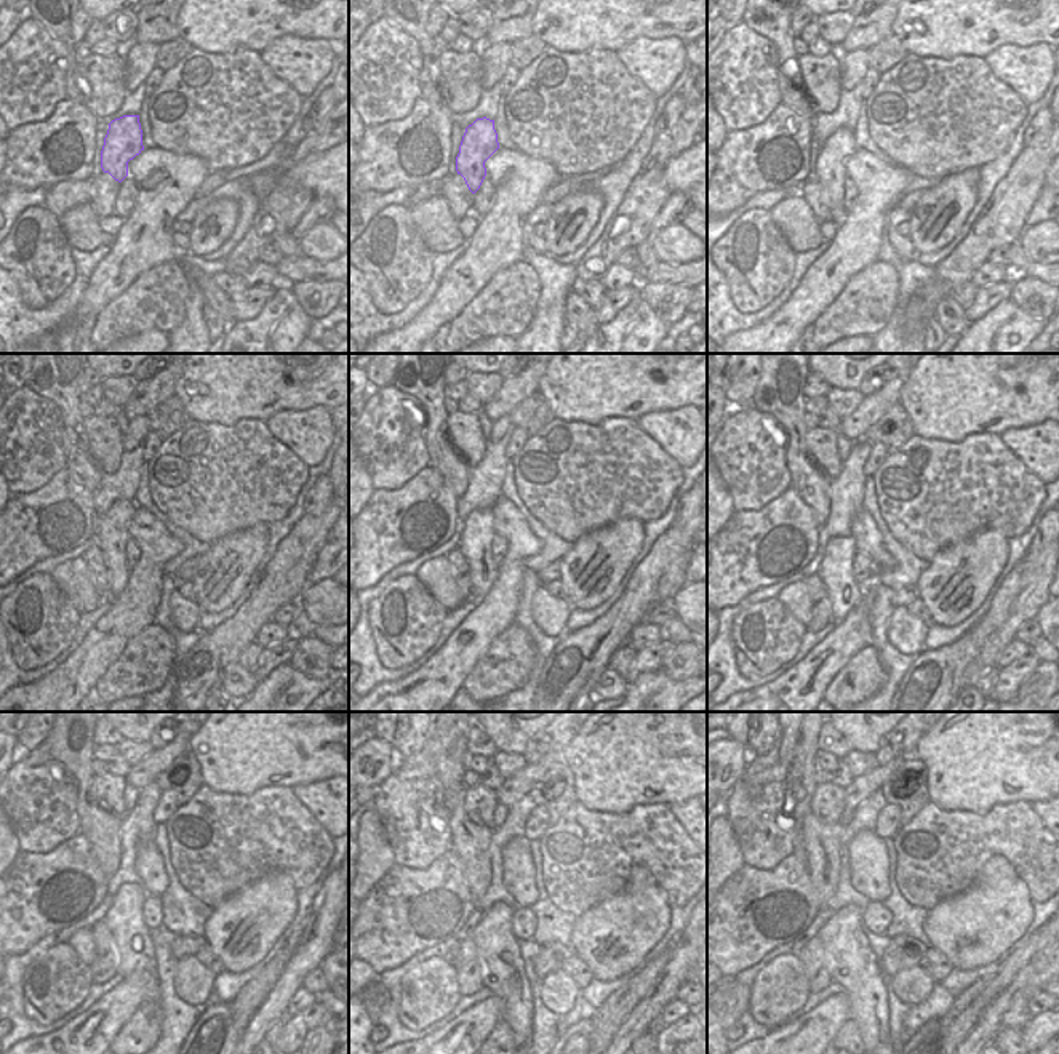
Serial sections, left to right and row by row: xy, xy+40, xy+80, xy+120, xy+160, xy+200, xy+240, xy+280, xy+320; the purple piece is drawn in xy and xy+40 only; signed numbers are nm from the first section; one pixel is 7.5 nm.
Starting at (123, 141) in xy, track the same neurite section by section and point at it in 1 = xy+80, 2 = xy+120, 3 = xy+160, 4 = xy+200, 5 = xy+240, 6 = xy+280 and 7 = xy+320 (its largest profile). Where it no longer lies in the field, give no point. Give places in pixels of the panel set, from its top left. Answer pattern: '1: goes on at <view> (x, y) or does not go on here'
1: goes on at xy+80 (831, 170)
2: goes on at xy+120 (112, 539)
3: goes on at xy+160 (477, 536)
4: goes on at xy+200 (840, 542)
5: goes on at xy+240 (135, 955)
6: goes on at xy+280 (490, 958)
7: goes on at xy+320 (840, 952)

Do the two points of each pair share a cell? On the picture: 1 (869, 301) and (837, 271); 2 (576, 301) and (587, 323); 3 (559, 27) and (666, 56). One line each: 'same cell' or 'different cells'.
1: different cells
2: same cell
3: different cells

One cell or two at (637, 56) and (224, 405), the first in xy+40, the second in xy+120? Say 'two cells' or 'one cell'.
two cells

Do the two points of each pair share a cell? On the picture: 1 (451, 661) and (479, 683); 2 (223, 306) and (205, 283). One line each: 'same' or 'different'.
1: different
2: same

